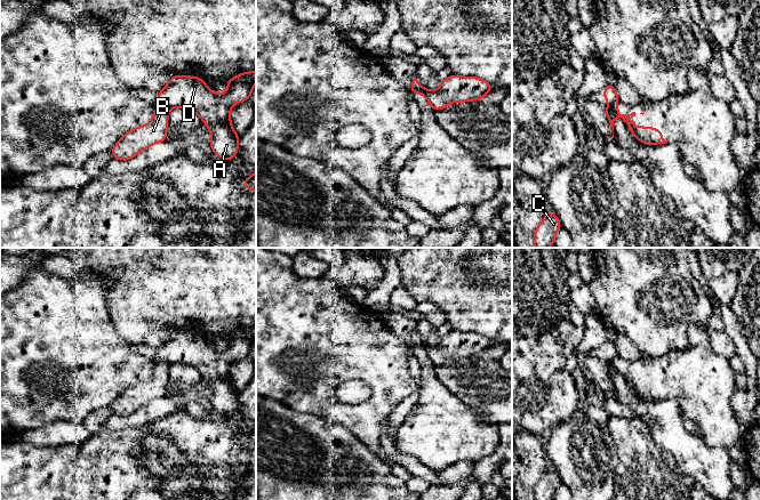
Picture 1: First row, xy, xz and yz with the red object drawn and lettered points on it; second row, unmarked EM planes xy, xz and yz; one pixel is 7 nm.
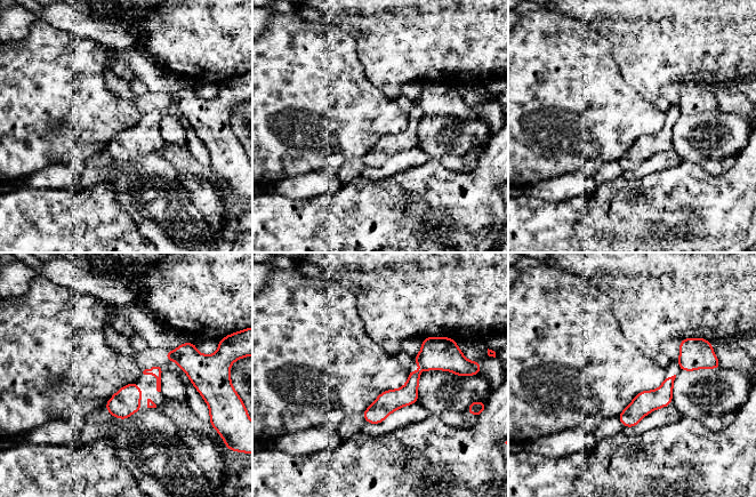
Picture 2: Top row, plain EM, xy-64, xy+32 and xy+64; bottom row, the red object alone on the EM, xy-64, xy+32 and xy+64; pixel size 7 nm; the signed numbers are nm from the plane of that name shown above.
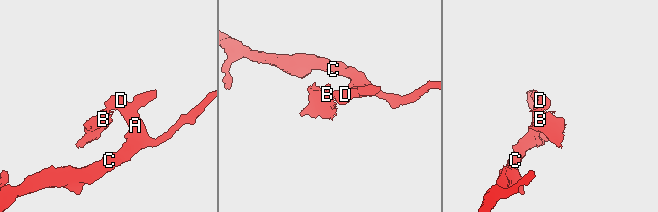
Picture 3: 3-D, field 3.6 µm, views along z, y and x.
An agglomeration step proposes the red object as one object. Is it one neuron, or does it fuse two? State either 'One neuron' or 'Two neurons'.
Two neurons

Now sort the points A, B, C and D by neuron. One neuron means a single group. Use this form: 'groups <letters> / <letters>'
groups A C D / B

